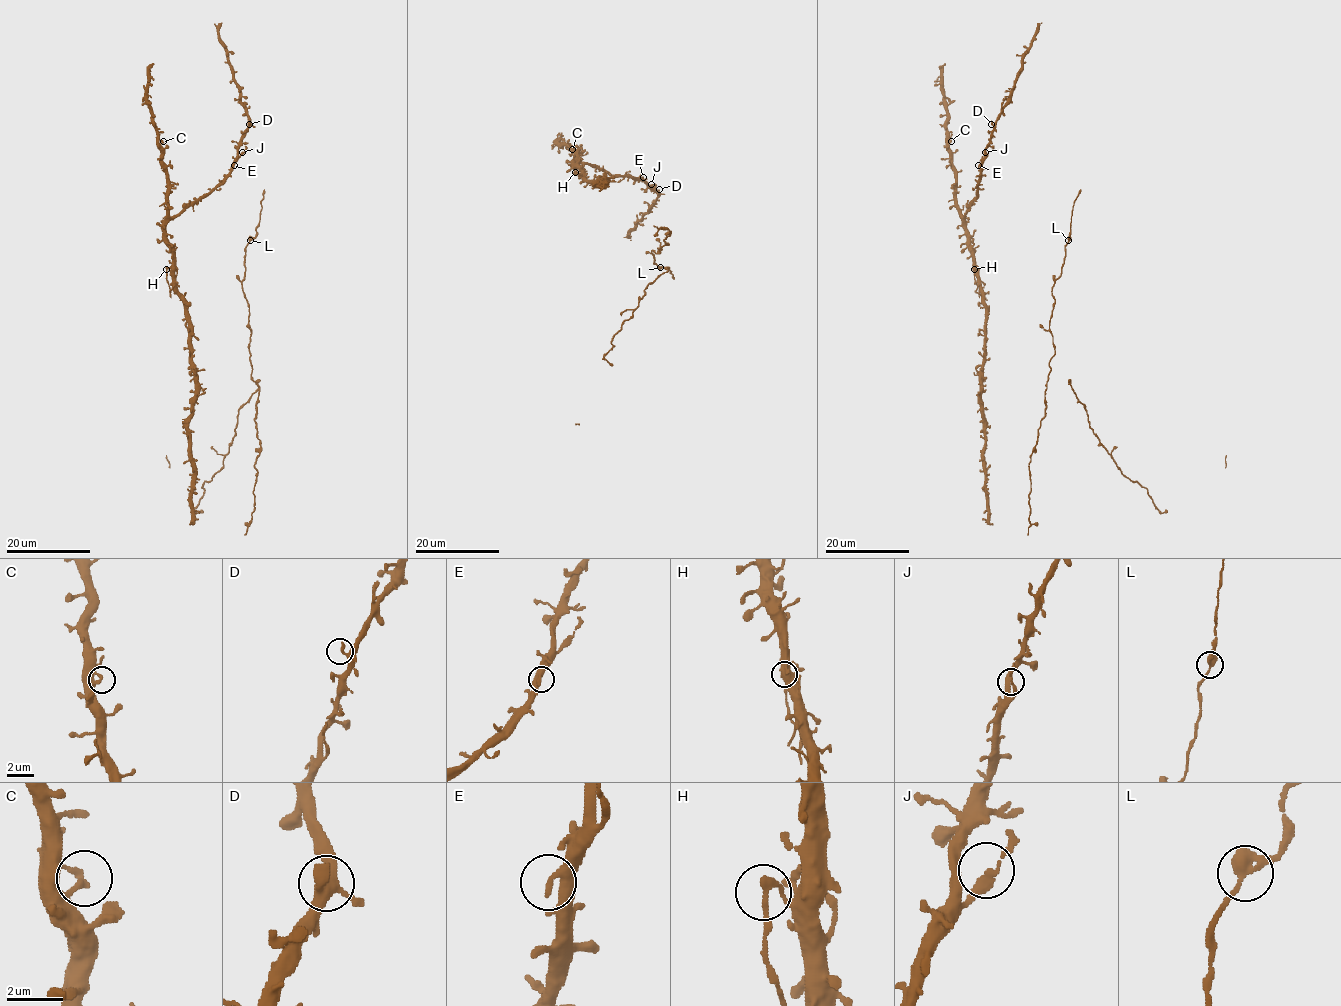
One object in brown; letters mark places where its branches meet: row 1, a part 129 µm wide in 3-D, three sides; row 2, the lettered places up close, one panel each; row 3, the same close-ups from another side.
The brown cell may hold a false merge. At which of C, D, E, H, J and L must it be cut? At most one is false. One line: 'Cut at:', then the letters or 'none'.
Cut at: H

